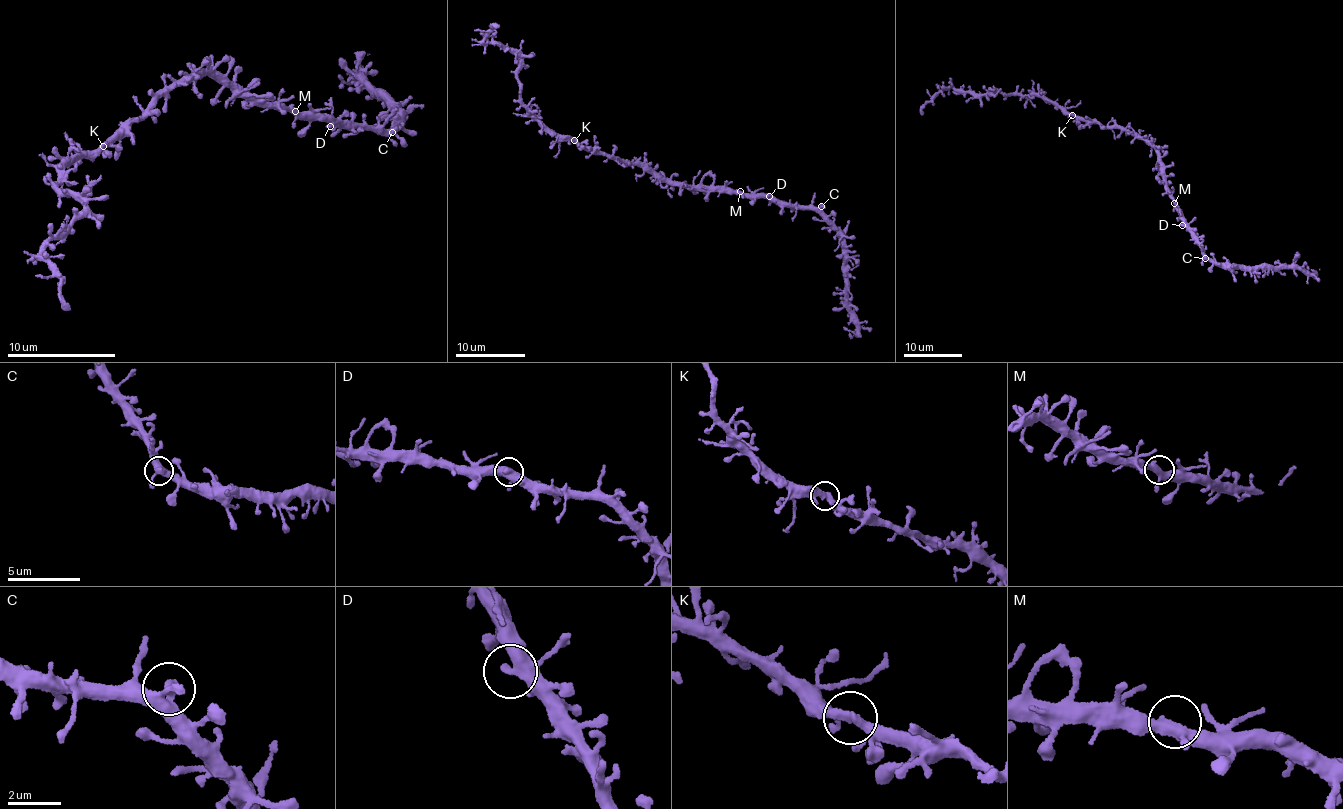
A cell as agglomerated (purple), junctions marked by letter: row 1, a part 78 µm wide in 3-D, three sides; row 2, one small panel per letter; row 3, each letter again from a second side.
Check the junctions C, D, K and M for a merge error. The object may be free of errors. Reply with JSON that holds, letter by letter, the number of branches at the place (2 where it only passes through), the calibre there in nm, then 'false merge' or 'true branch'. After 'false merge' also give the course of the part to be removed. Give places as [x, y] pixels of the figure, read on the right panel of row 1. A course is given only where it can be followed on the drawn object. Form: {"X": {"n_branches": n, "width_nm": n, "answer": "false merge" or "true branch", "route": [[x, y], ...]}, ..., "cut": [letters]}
{"C": {"n_branches": 3, "width_nm": 360, "answer": "true branch"}, "D": {"n_branches": 3, "width_nm": 360, "answer": "true branch"}, "K": {"n_branches": 3, "width_nm": 320, "answer": "true branch"}, "M": {"n_branches": 3, "width_nm": 360, "answer": "true branch"}, "cut": []}

